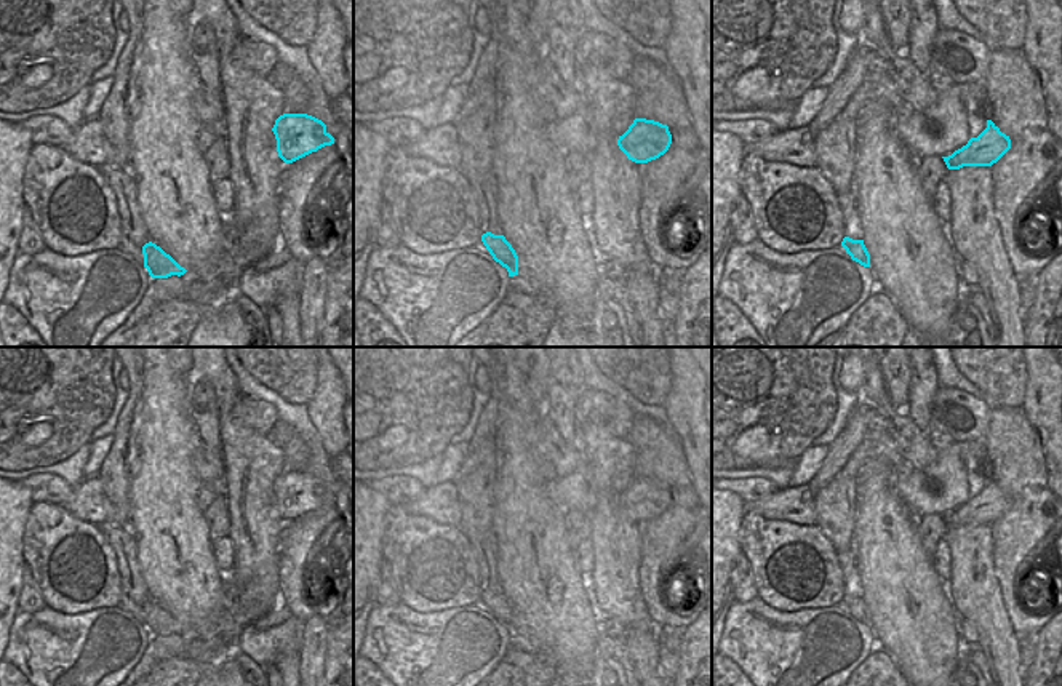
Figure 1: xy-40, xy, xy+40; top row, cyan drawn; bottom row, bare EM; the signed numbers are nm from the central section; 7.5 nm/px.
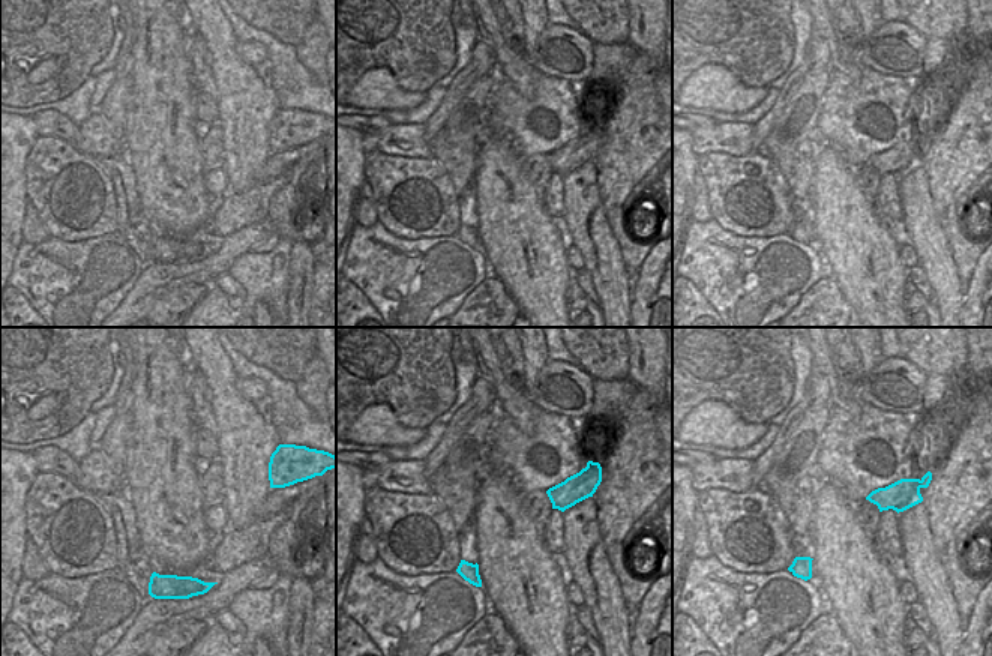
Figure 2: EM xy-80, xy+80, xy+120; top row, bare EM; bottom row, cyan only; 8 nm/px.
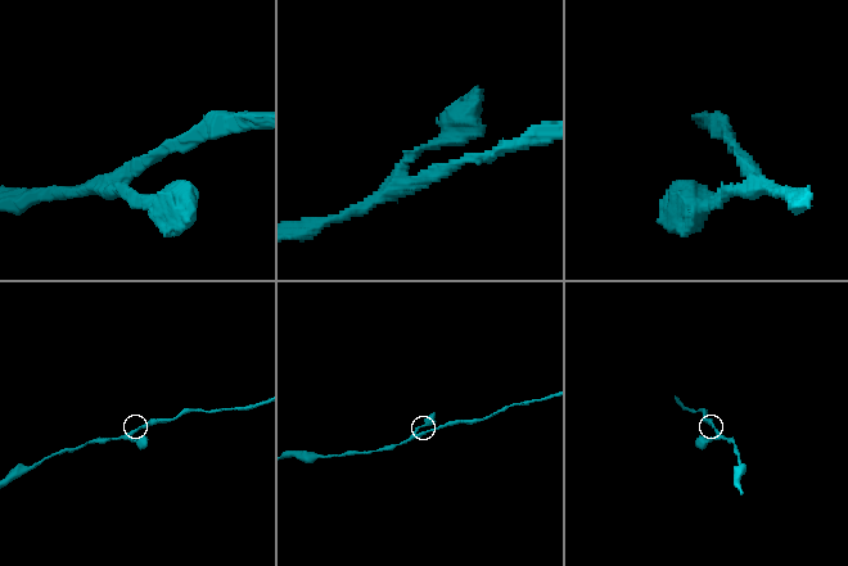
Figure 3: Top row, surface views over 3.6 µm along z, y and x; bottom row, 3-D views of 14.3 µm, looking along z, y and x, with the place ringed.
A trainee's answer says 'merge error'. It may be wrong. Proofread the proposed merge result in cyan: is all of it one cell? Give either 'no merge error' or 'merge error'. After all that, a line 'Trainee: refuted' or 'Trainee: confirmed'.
no merge error
Trainee: refuted

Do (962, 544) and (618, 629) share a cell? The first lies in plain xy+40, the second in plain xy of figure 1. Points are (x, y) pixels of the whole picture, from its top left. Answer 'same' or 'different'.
different

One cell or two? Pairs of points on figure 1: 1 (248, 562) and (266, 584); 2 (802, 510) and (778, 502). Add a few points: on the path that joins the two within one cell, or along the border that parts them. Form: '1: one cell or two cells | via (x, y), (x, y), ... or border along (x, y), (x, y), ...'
1: one cell | via (253, 566), (261, 579)
2: one cell | via (795, 504), (784, 504)

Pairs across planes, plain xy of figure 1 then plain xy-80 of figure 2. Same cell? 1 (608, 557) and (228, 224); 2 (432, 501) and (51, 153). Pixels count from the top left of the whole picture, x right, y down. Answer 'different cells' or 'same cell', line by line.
1: different cells
2: different cells

